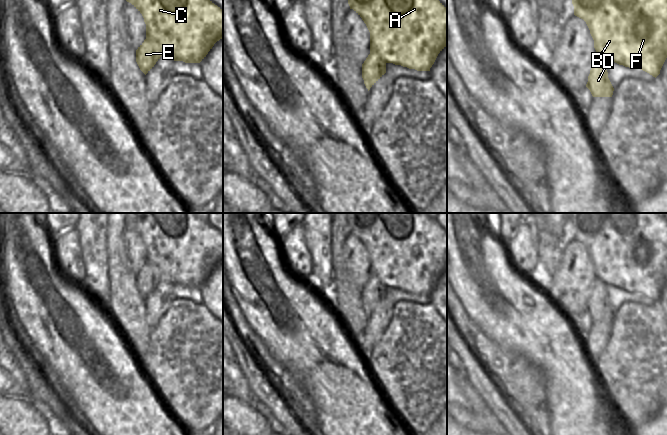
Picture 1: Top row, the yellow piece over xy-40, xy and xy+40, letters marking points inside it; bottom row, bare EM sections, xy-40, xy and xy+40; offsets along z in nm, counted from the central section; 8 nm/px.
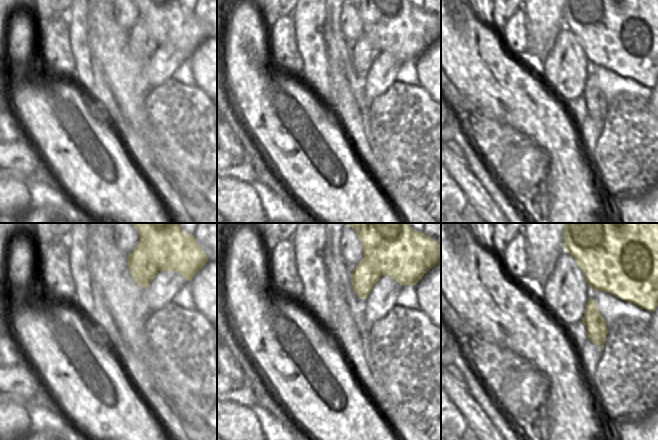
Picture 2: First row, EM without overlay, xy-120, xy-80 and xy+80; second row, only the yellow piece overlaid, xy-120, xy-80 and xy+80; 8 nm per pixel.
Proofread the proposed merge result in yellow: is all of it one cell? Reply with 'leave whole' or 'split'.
split

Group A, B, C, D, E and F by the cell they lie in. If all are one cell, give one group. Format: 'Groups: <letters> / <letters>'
Groups: A B C F / D E.

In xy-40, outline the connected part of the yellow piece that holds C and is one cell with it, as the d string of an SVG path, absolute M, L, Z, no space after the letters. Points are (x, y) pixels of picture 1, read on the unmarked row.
M126 213L126 225L143 240L146 263L155 265L162 276L174 285L200 287L214 268L223 262L223 234L208 221L201 221L194 213Z

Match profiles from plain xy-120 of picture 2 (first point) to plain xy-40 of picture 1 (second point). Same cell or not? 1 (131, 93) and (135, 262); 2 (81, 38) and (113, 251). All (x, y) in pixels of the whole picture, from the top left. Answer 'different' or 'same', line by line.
1: different
2: different

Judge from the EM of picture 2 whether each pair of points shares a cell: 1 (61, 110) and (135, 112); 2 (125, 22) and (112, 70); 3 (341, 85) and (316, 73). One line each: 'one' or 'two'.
1: two
2: two
3: two

